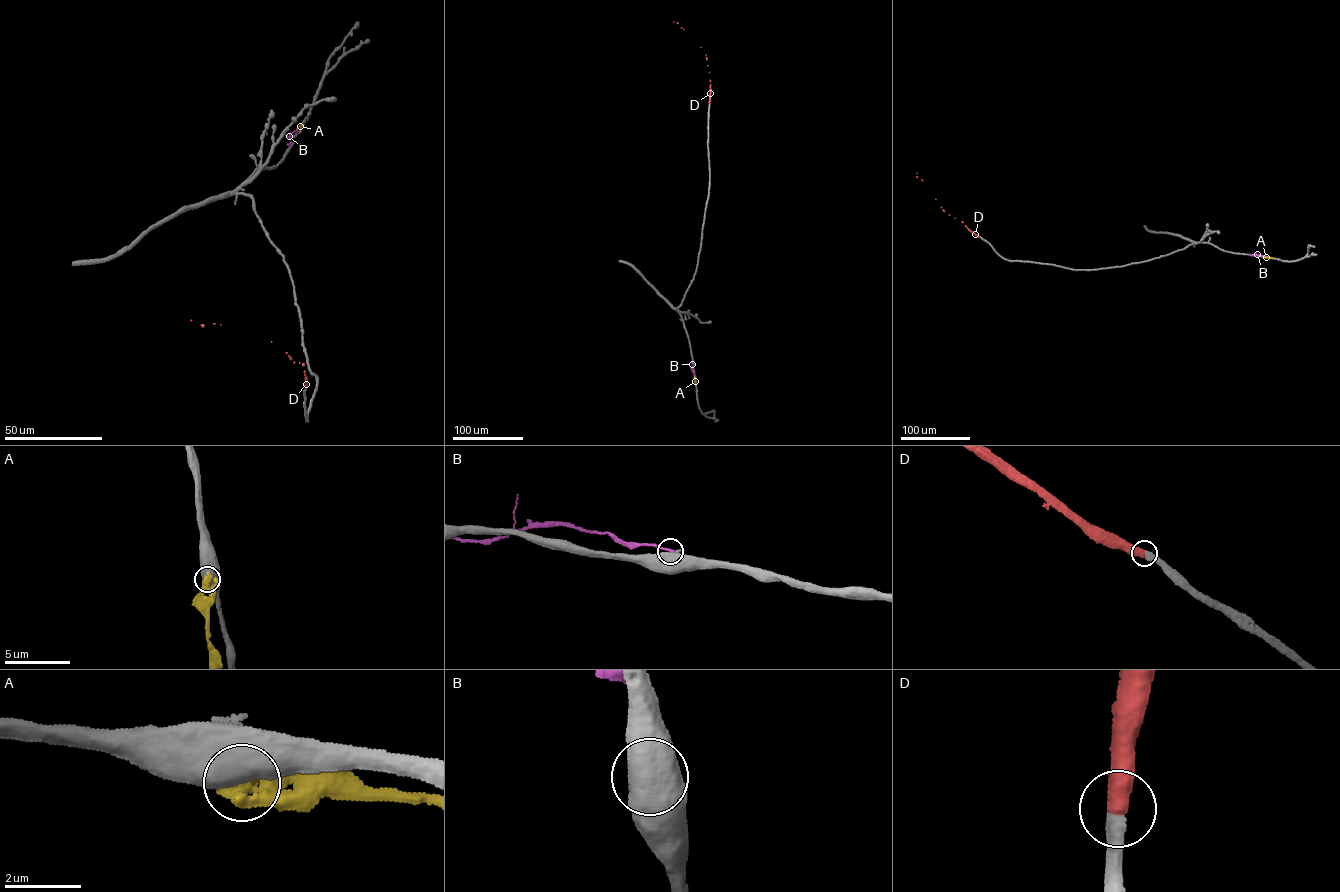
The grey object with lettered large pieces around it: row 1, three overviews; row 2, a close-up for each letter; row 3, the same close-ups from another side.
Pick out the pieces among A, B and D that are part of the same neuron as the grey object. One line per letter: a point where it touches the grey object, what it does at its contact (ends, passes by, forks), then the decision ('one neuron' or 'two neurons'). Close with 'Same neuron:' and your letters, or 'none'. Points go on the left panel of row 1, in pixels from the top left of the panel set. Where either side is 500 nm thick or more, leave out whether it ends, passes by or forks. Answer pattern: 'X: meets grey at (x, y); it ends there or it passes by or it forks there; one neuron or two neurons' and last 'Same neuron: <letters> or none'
A: meets grey at (298, 131); two neurons
B: meets grey at (298, 129); two neurons
D: meets grey at (305, 386); one neuron
Same neuron: D

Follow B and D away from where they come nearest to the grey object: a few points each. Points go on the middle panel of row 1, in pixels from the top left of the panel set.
B: (694, 376), (691, 362)
D: (709, 103), (706, 55), (673, 22)

